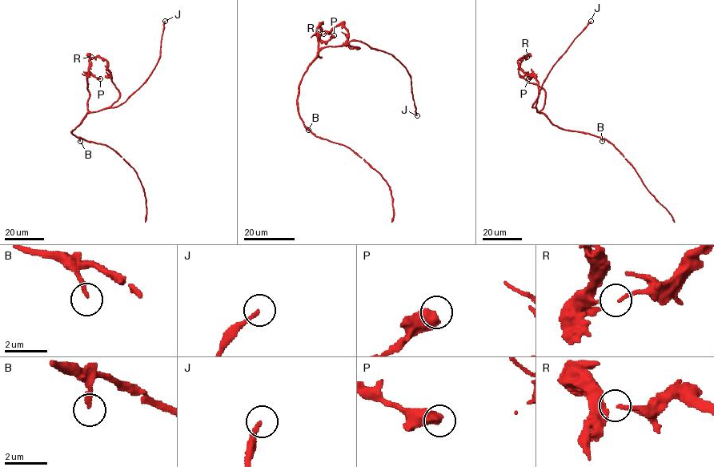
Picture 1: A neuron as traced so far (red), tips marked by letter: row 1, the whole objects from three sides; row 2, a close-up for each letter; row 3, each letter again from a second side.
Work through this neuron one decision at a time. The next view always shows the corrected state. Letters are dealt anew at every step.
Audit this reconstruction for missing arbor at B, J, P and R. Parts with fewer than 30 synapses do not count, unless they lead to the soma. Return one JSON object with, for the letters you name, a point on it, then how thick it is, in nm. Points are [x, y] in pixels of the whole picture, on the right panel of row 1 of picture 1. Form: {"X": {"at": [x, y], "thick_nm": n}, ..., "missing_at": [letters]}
{"J": {"at": [591, 21], "thick_nm": 190}, "missing_at": ["J"]}

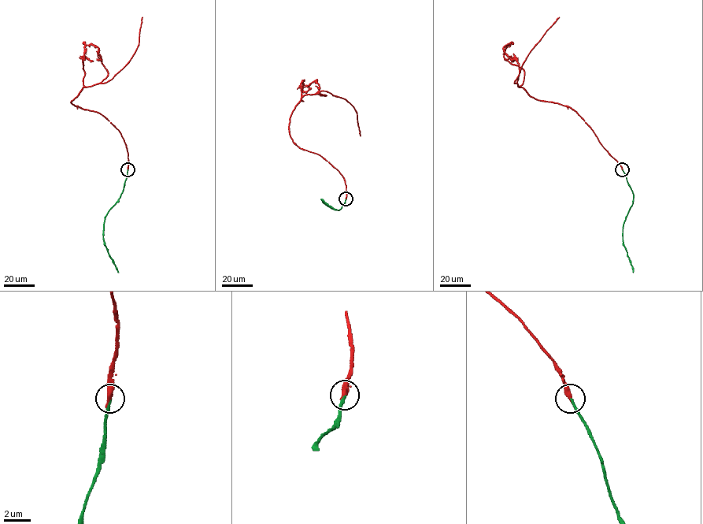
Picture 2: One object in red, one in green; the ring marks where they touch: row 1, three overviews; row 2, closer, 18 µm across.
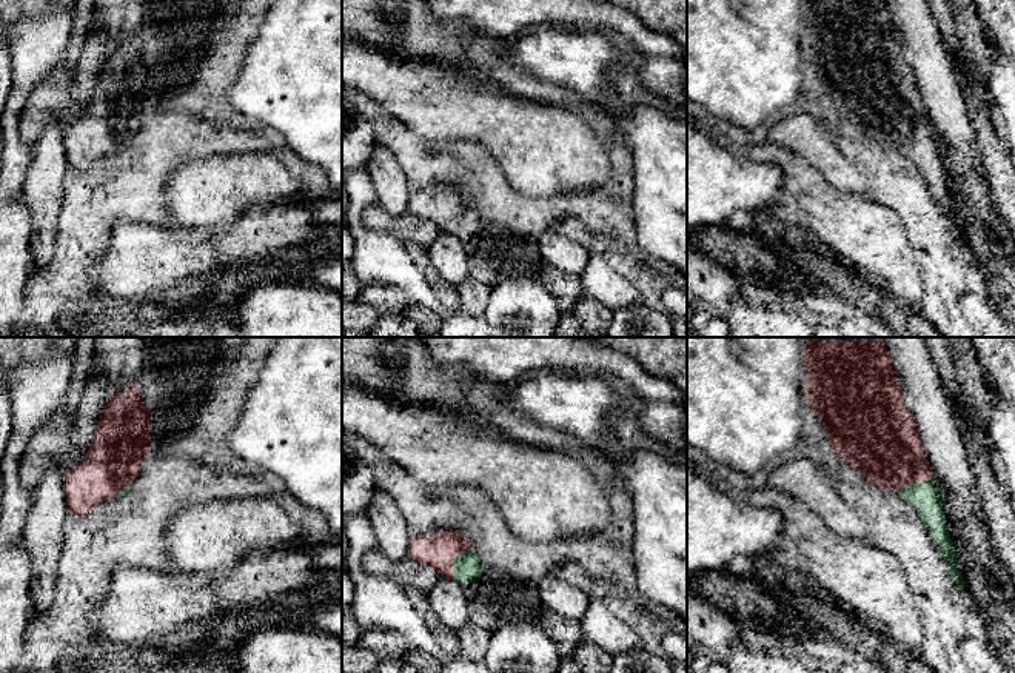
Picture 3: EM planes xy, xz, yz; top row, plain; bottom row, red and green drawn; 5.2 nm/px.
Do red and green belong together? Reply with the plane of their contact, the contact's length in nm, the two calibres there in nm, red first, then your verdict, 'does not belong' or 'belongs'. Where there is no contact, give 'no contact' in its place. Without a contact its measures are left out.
contact in xz; length 200 nm; calibres 190 and 140 nm; belongs

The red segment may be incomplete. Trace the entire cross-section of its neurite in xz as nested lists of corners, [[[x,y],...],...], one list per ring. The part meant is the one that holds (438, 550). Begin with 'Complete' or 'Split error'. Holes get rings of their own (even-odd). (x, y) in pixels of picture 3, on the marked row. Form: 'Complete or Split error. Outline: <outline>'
Split error. Outline: [[[436,531],[413,536],[408,557],[433,567],[442,578],[468,585],[482,568],[473,547],[456,531]]]

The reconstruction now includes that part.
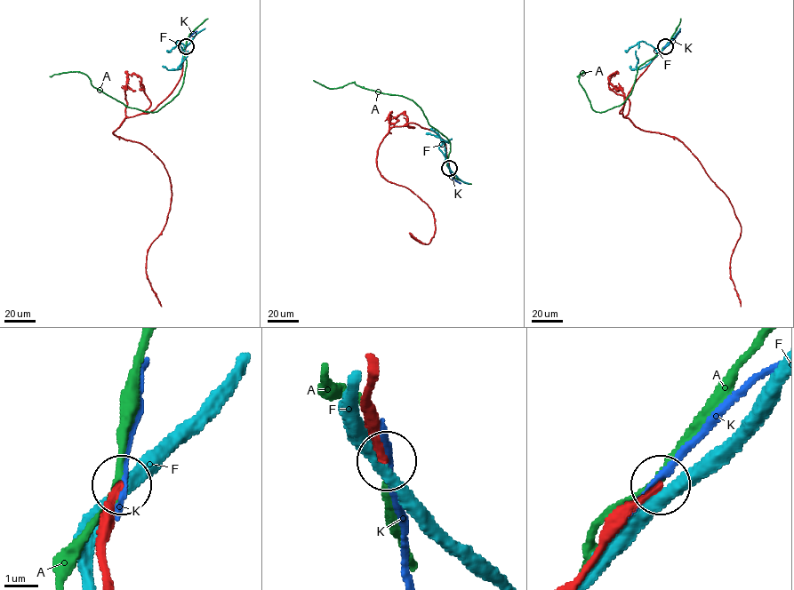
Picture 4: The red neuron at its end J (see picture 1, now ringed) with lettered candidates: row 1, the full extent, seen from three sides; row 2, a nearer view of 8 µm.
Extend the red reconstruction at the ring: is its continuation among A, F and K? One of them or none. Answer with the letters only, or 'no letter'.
no letter

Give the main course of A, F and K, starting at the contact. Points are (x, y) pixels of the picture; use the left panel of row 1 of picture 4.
A: (186, 47), (186, 67), (179, 92), (153, 112), (126, 107), (94, 87), (86, 75), (77, 71), (49, 76)
F: (185, 47), (179, 68), (188, 51)
K: (186, 47), (188, 38), (196, 31)

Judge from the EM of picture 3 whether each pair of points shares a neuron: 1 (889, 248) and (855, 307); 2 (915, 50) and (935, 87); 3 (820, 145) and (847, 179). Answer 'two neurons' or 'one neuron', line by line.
1: two neurons
2: one neuron
3: one neuron

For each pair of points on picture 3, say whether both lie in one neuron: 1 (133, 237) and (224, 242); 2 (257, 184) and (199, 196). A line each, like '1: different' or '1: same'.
1: same
2: same

